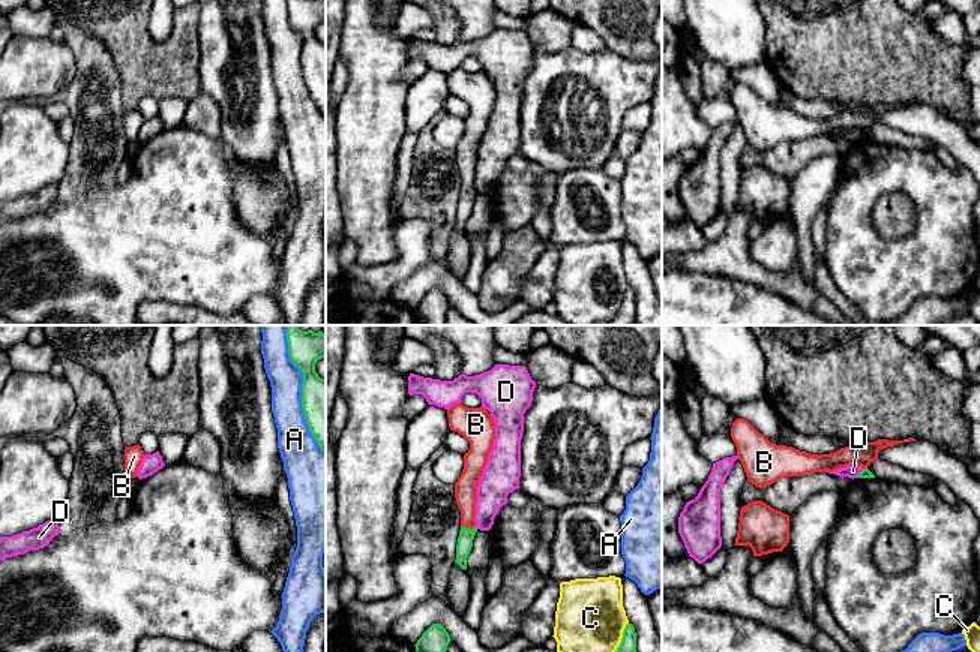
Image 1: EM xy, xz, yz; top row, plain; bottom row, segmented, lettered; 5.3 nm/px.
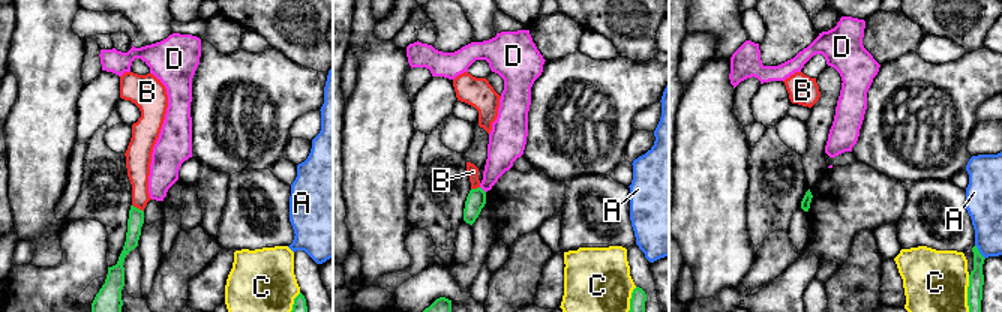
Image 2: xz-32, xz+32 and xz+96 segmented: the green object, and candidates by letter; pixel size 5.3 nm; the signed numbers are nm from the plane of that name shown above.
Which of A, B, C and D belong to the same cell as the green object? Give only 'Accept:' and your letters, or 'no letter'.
Accept: no letter

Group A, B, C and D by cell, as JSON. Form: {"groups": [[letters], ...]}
{"groups": [["A"], ["B"], ["C"], ["D"]]}

